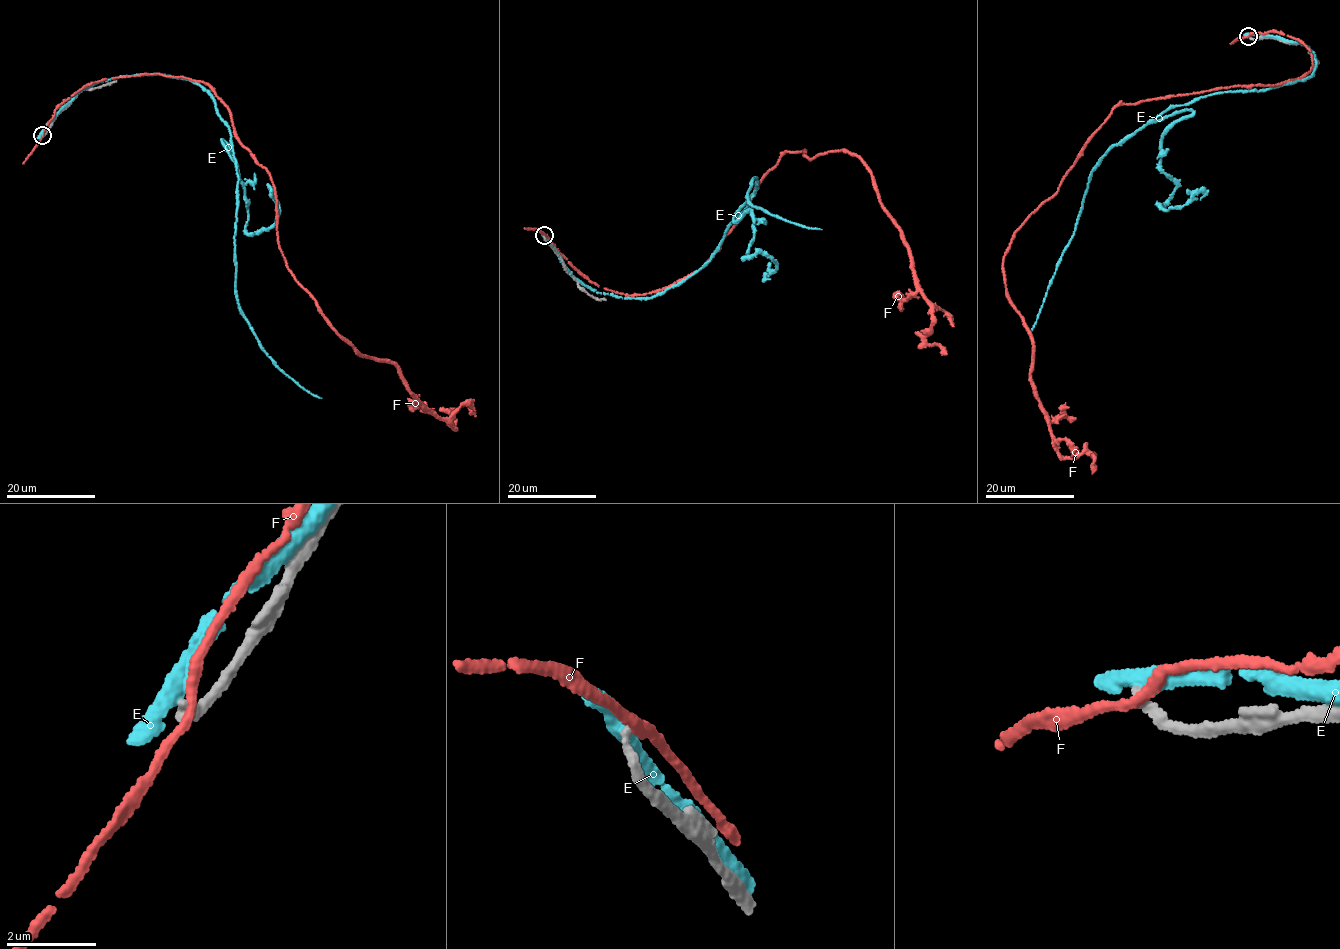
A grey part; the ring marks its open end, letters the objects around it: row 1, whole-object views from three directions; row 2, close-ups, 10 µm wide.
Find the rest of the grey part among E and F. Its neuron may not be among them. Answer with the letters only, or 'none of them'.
none of them

